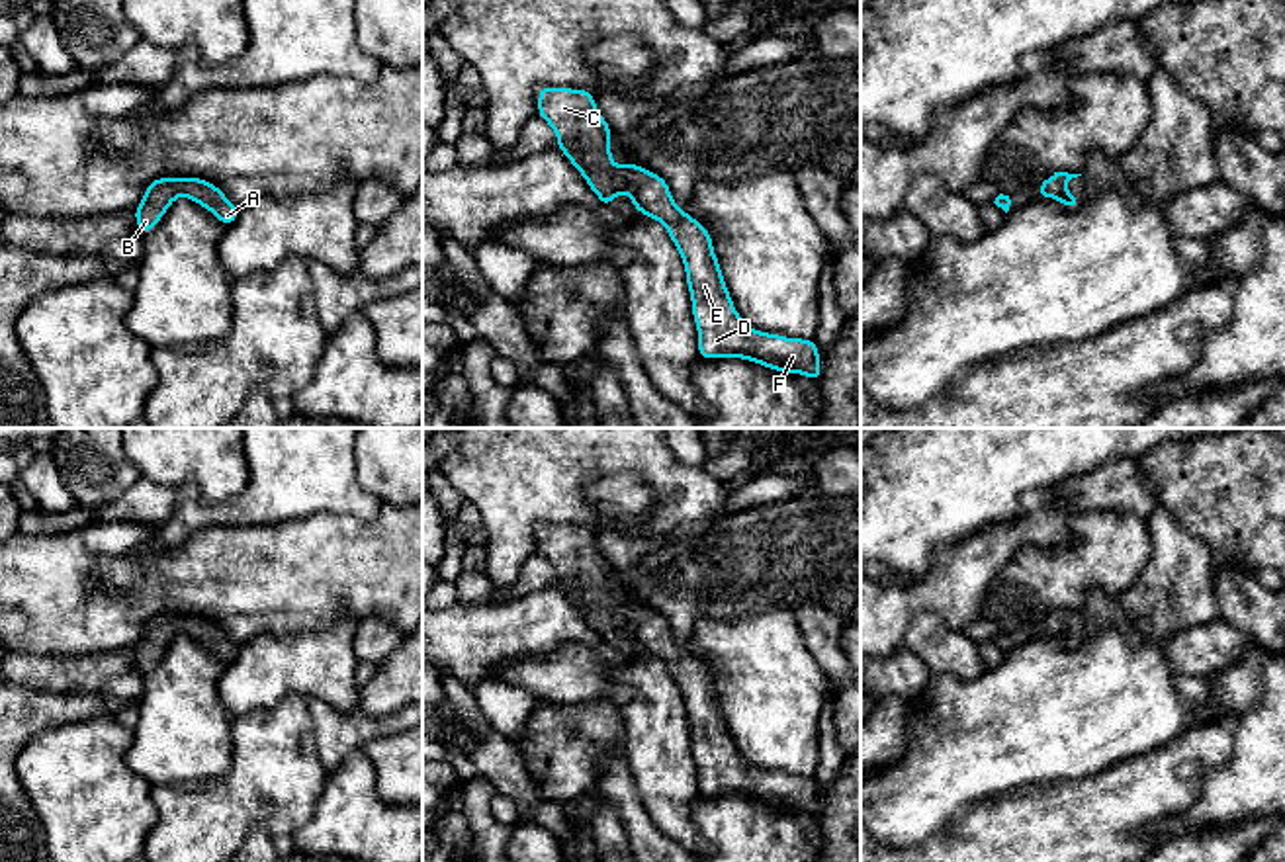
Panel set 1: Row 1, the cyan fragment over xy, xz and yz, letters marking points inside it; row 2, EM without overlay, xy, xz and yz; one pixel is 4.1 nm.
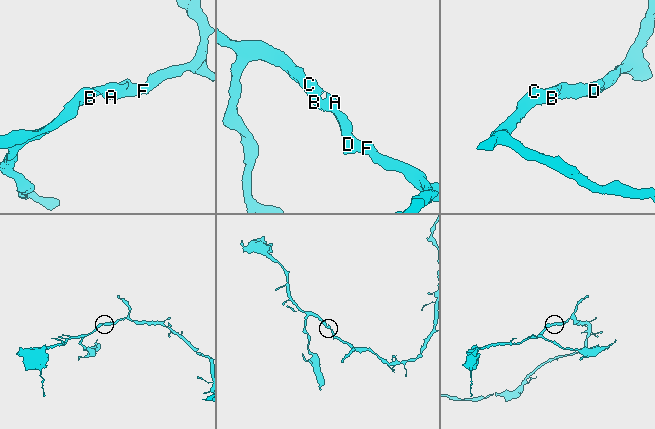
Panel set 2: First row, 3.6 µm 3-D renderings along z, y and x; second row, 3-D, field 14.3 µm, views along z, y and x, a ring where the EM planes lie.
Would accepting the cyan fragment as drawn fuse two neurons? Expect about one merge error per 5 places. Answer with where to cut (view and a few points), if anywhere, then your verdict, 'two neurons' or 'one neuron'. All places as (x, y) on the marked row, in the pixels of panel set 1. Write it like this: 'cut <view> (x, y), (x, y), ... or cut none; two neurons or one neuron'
cut none; one neuron

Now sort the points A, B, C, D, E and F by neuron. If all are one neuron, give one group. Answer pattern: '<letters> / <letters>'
A B C D E F

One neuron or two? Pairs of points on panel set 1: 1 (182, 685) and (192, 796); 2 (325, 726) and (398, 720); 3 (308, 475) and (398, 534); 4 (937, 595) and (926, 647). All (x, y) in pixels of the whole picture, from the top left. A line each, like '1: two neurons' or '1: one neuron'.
1: two neurons
2: one neuron
3: two neurons
4: two neurons

